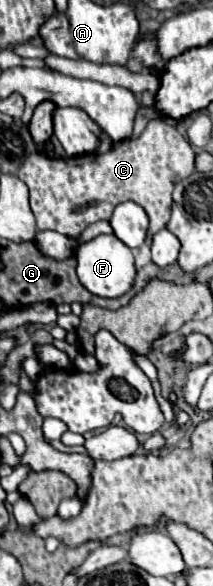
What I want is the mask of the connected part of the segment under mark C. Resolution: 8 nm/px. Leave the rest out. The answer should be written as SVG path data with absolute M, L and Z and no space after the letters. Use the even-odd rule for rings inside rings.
M149 121L139 139L119 141L107 153L65 159L33 153L19 167L17 177L29 187L29 203L39 231L51 229L77 239L89 223L107 221L115 205L133 201L149 215L147 243L151 243L151 237L163 229L171 217L171 193L177 179L189 177L193 171L195 151L191 143L173 125Z

